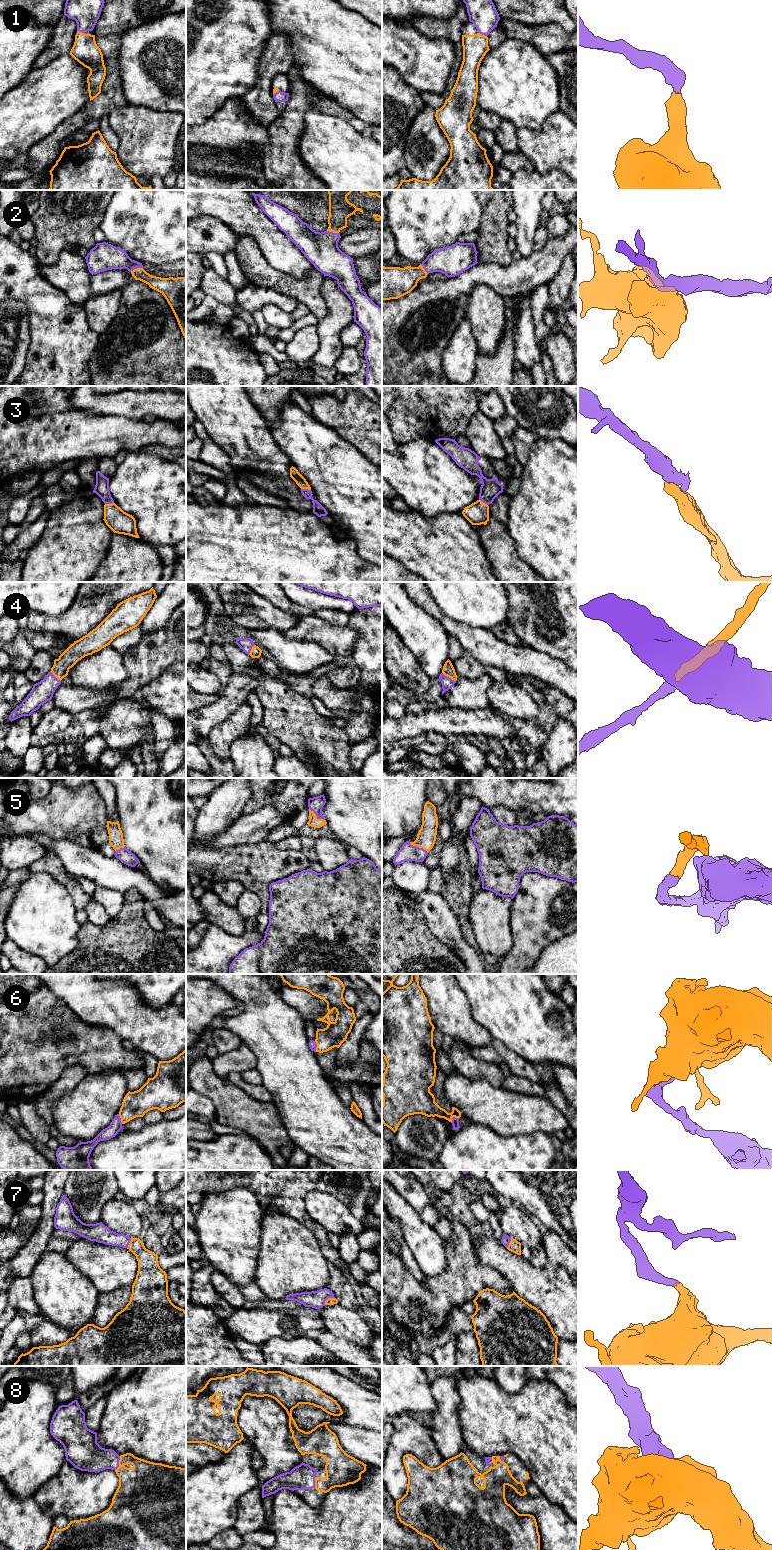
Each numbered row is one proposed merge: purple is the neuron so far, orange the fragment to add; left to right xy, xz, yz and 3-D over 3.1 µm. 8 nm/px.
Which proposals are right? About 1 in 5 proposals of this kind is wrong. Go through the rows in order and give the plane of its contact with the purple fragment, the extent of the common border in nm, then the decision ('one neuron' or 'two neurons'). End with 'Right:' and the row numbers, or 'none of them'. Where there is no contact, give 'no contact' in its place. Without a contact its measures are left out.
1: yz | 70 nm | one neuron
2: xy | 110 nm | one neuron
3: xz | 80 nm | one neuron
4: yz | 140 nm | one neuron
5: yz | 180 nm | one neuron
6: yz | 80 nm | two neurons
7: xz | 110 nm | one neuron
8: xy | 90 nm | one neuron
Right: 1, 2, 3, 4, 5, 7, 8

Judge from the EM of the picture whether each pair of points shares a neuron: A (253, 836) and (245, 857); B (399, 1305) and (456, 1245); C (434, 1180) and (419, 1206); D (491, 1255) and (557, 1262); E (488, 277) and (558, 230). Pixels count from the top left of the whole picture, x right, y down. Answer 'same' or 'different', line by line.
A: different
B: same
C: different
D: same
E: different

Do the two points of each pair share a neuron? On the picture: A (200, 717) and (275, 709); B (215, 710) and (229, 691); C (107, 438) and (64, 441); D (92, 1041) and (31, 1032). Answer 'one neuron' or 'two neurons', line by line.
A: two neurons
B: one neuron
C: one neuron
D: one neuron

